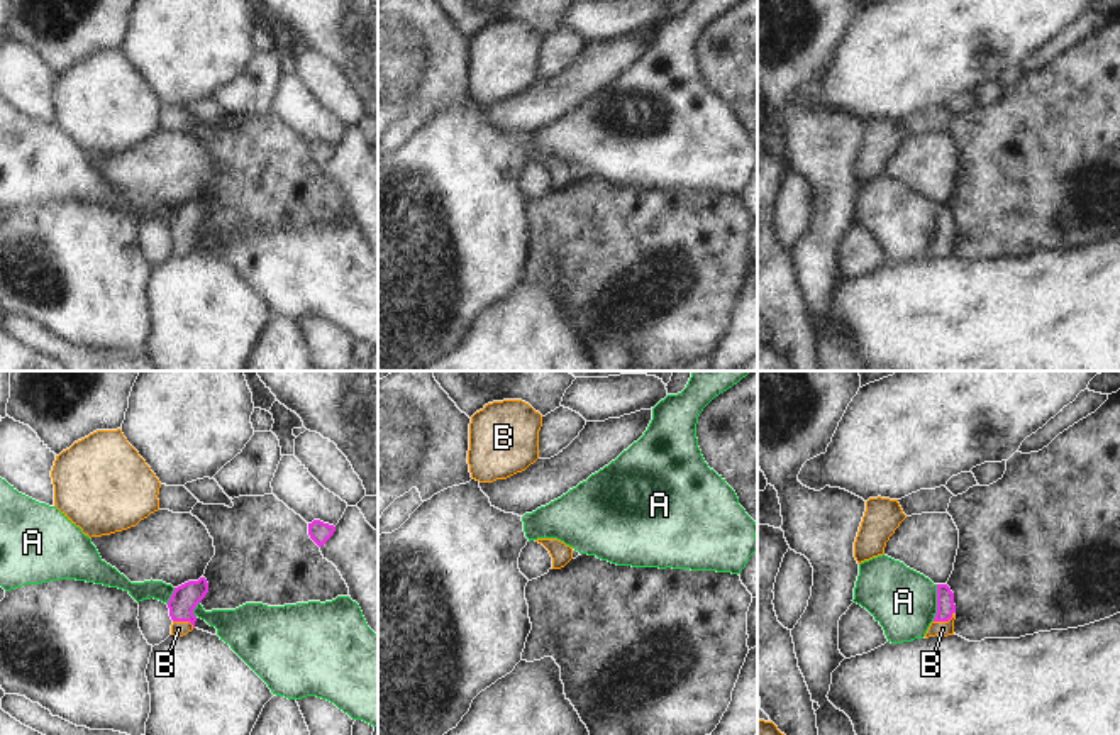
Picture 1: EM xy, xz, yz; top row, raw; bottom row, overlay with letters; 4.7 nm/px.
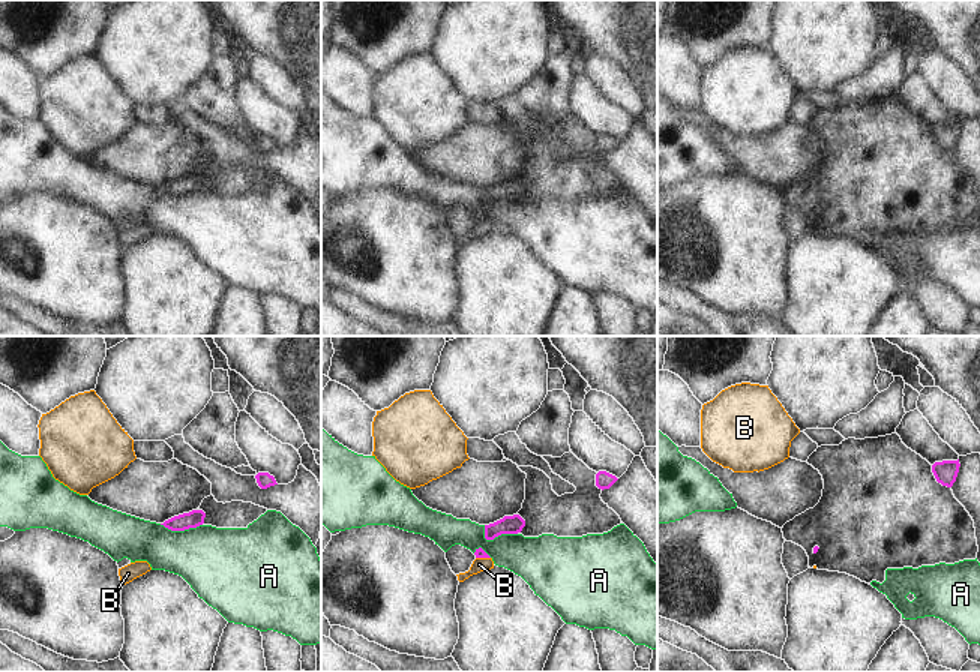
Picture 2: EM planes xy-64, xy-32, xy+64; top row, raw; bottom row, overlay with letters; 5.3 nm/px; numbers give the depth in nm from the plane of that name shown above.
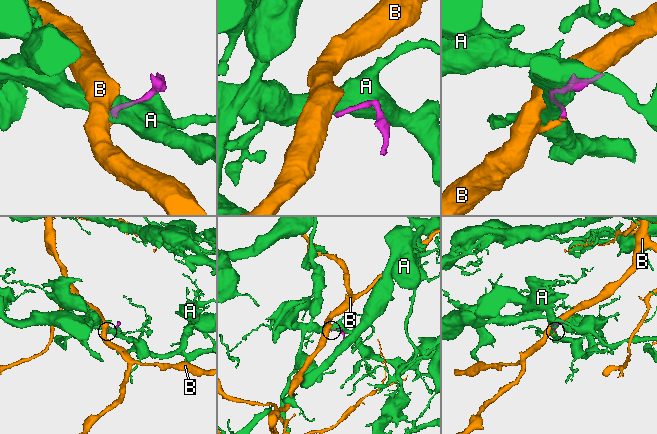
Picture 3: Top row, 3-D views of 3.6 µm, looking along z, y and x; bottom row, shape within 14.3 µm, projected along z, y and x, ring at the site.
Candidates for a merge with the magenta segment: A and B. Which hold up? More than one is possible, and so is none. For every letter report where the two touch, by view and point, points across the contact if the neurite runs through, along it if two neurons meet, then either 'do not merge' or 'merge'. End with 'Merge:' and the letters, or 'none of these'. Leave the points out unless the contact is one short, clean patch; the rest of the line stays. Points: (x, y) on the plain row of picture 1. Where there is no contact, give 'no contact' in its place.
A: yz (937, 224) | do not merge
B: yz (944, 241) | across yz (946, 227), (944, 241), (942, 249) | merge
Merge: B

